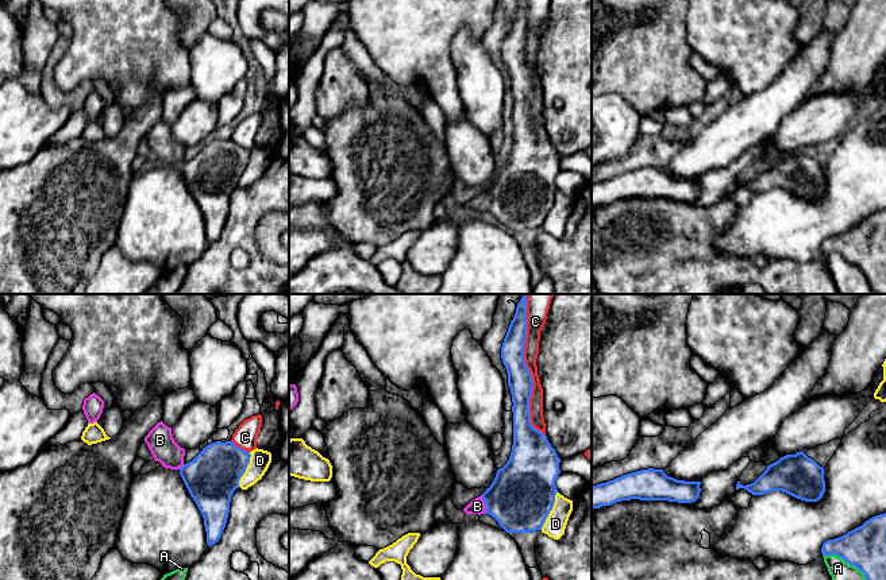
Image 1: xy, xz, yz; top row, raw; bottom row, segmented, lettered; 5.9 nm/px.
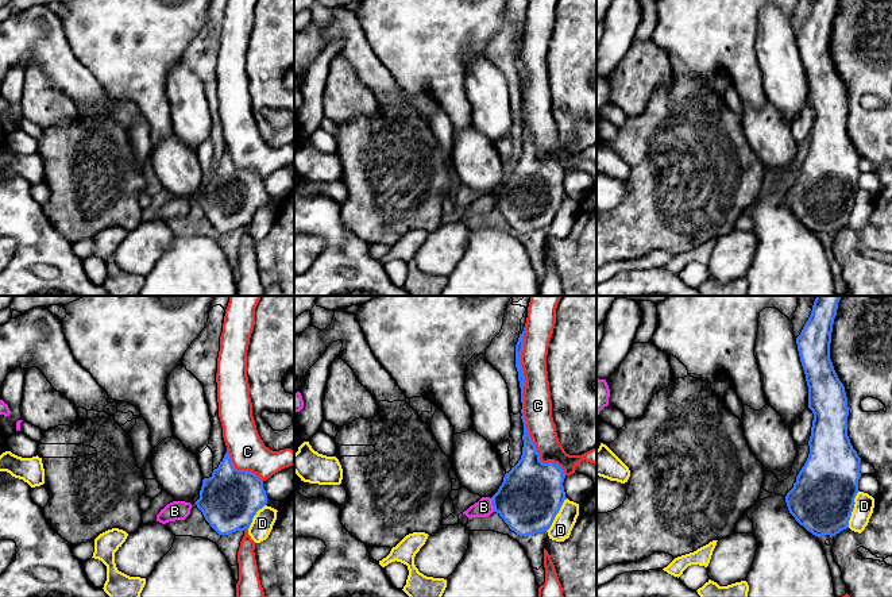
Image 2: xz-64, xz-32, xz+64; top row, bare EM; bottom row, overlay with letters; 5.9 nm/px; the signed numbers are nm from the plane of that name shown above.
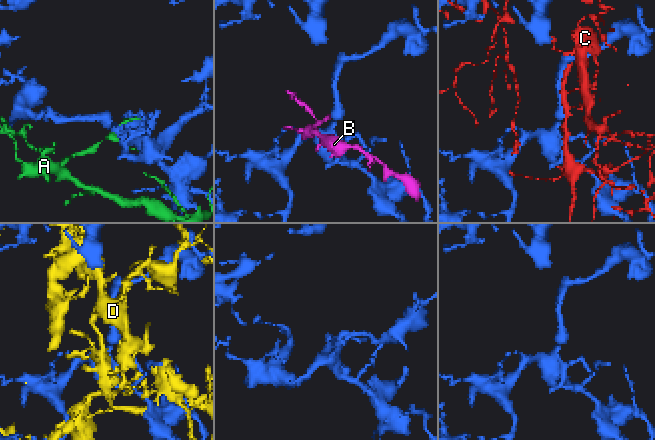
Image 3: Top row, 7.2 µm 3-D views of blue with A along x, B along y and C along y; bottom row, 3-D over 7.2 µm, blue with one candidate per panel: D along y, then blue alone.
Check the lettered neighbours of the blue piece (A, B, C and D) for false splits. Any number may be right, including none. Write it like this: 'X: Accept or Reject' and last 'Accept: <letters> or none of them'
A: Reject
B: Accept
C: Reject
D: Reject
Accept: B

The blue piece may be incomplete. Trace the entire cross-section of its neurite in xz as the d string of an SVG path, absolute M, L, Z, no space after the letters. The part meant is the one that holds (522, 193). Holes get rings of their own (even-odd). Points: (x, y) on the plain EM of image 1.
M519 0L501 45L501 57L508 70L512 92L513 143L506 162L497 167L496 175L486 189L473 197L463 209L466 212L489 212L506 231L529 231L542 228L555 201L558 190L555 178L561 171L559 155L546 132L531 121L529 96L532 94L532 73L524 59L527 32L527 0Z

